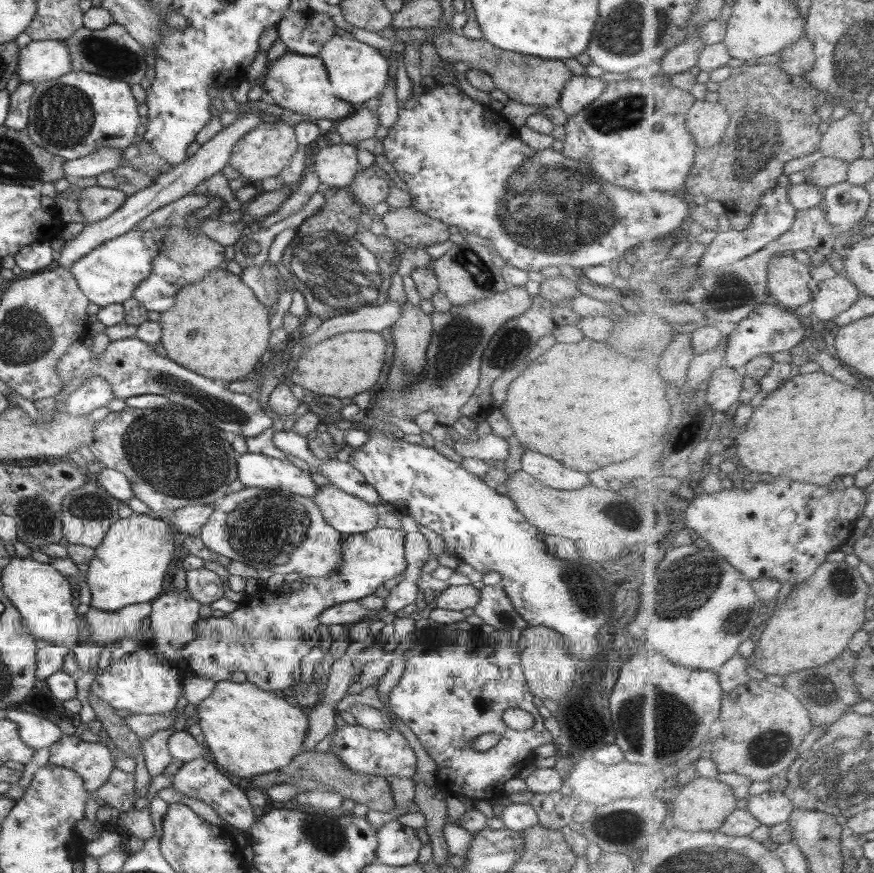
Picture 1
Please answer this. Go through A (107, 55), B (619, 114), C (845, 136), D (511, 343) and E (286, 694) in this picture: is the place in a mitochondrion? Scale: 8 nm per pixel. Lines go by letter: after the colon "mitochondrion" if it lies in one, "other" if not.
A: mitochondrion
B: mitochondrion
C: other
D: mitochondrion
E: other

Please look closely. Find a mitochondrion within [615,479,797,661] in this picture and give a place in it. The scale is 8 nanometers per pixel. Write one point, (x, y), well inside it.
(699, 576)

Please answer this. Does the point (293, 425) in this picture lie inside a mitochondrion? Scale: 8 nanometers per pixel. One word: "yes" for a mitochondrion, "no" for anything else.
no

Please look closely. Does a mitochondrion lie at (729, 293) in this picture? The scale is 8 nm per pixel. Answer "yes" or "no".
yes

